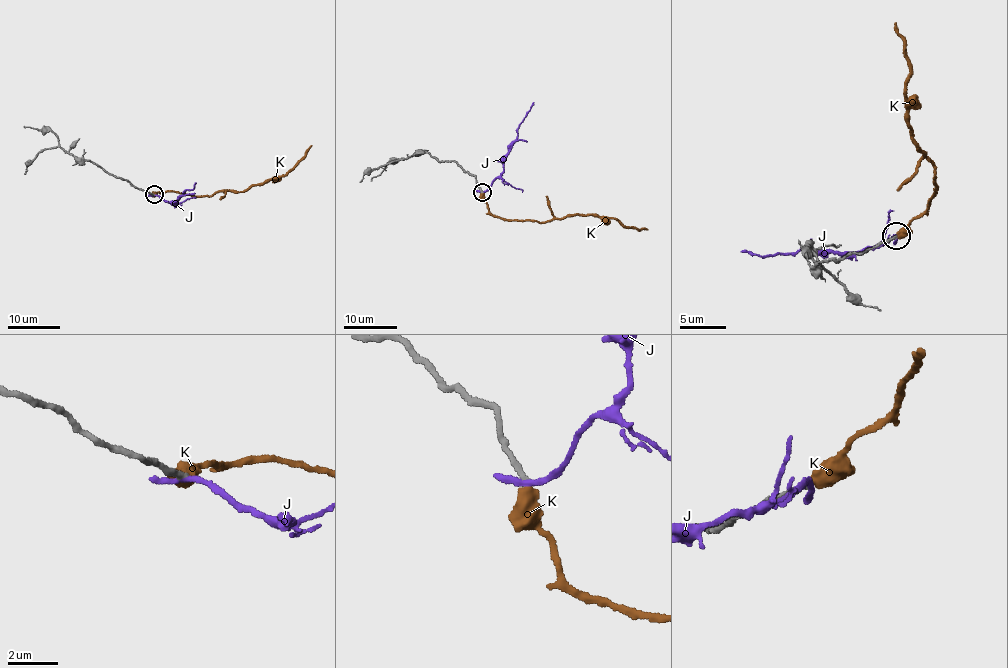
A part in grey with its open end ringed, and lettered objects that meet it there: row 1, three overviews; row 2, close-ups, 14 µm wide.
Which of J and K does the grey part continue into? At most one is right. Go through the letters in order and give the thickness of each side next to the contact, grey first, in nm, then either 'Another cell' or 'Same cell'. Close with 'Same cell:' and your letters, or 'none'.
J: Thickness 260 nm (grey) against 320 nm. Another cell
K: Thickness 260 nm (grey) against 550 nm. Same cell
Same cell: K

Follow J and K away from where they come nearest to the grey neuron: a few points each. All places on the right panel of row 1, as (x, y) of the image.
J: (896, 237), (867, 249), (827, 252), (804, 249), (766, 258), (741, 251)
K: (895, 236), (923, 215), (935, 193), (936, 174), (910, 126), (903, 95), (909, 71), (905, 41), (894, 23)

